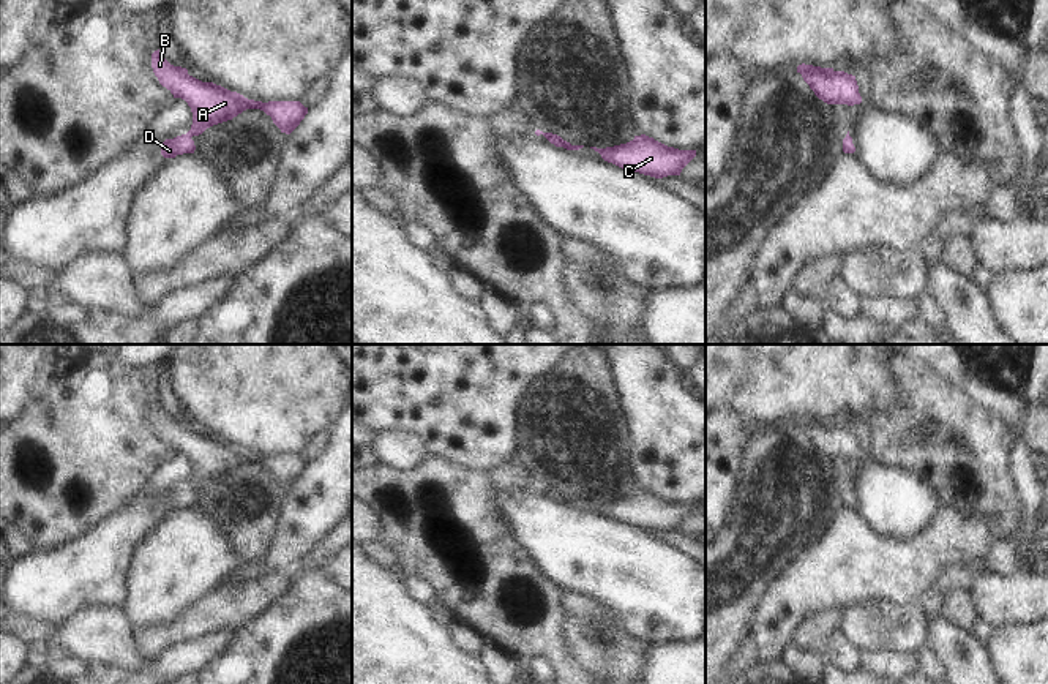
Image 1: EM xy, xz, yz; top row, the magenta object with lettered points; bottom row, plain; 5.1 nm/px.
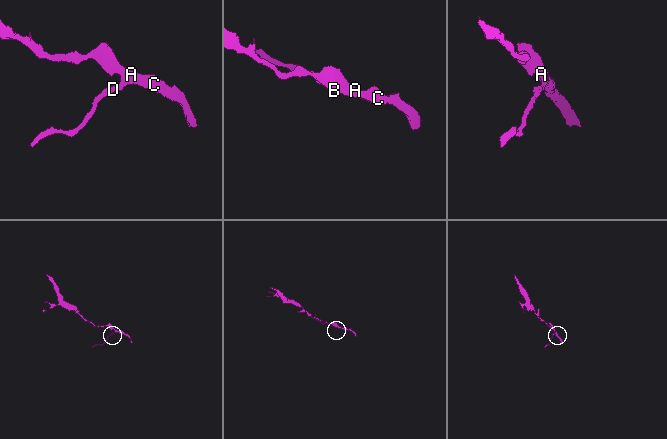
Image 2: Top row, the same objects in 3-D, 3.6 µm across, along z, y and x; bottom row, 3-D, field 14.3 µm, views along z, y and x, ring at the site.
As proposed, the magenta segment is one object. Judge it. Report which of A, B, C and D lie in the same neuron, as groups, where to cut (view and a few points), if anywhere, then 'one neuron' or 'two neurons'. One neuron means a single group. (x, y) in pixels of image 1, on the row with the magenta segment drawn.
A B C / D | xy (187, 133), (191, 136) | two neurons

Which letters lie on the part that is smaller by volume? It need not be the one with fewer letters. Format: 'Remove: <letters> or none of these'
Remove: D

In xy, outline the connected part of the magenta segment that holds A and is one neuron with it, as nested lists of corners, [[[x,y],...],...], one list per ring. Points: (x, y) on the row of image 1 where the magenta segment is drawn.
[[[158,51],[152,54],[152,68],[159,84],[174,98],[188,103],[193,125],[188,134],[199,136],[207,128],[232,120],[246,109],[260,109],[271,117],[281,133],[290,134],[308,114],[300,101],[254,101],[213,82],[202,82],[188,74],[186,68],[170,65]]]

